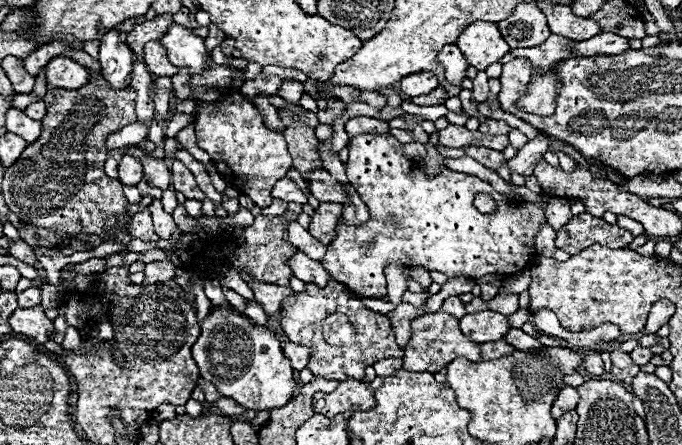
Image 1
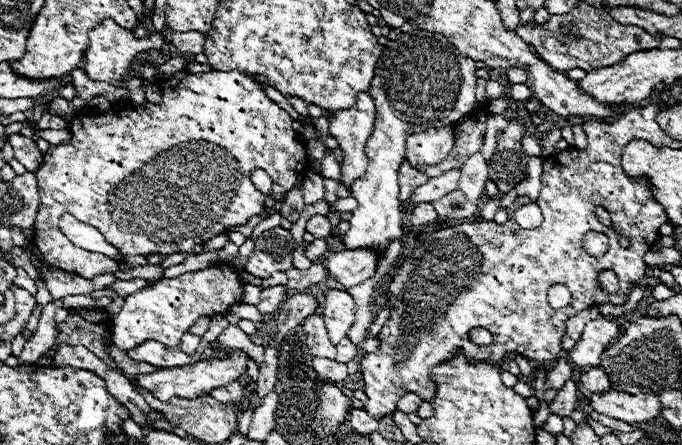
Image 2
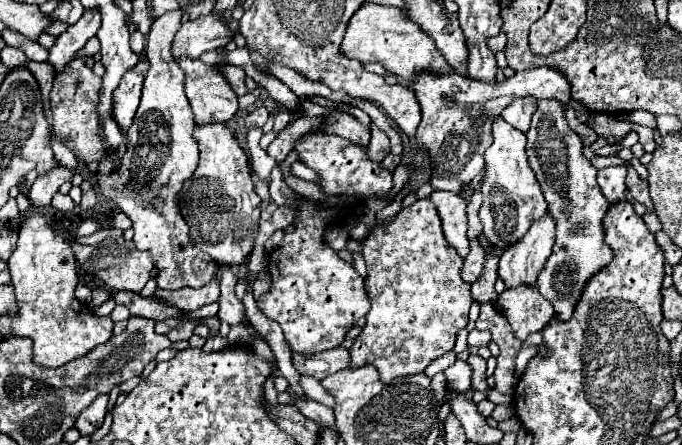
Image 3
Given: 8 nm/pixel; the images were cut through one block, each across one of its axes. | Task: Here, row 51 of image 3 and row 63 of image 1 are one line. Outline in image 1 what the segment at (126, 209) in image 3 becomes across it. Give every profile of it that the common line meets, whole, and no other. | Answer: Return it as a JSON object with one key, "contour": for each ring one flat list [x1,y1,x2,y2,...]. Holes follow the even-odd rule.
{"contour":[[148,42,144,46,144,62,148,70,156,76,172,78,174,74,178,74,178,68,170,64,170,60,166,58,166,48,160,42]]}

